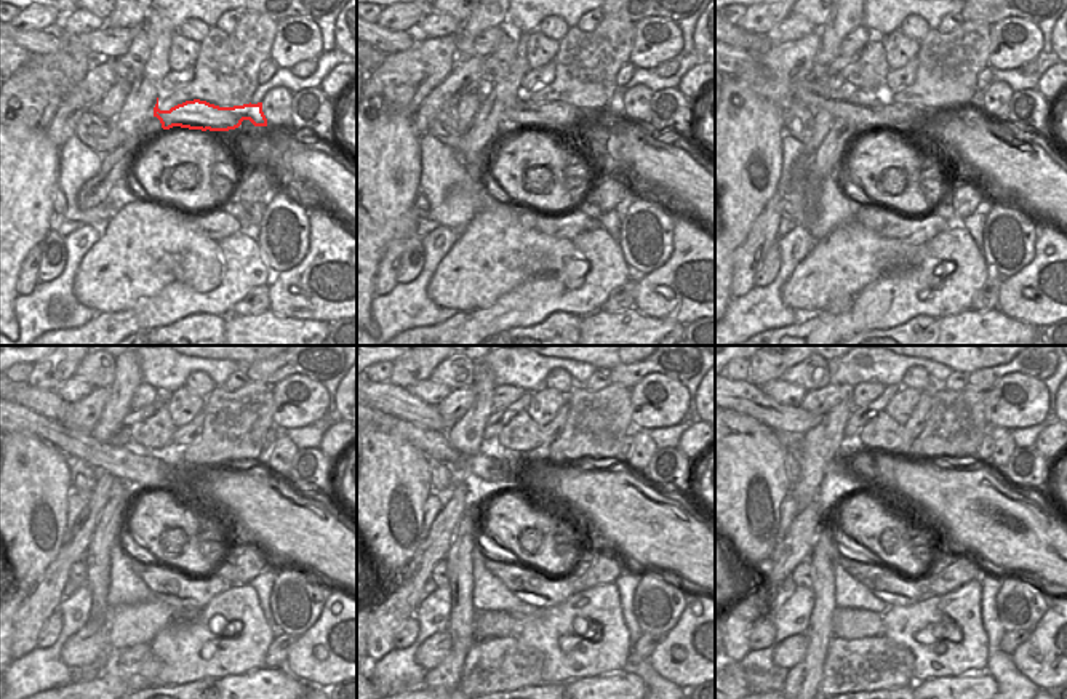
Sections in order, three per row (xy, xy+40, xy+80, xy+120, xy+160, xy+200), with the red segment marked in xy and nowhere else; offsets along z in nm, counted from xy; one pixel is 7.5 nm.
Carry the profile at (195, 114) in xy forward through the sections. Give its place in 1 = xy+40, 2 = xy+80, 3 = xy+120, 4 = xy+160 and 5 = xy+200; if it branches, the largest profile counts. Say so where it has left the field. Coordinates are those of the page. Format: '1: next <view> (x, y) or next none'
1: next xy+40 (555, 115)
2: next xy+80 (861, 109)
3: next xy+120 (122, 464)
4: next xy+160 (432, 443)
5: next xy+200 (791, 442)

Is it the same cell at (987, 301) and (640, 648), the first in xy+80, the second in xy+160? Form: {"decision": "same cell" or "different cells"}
{"decision": "same cell"}

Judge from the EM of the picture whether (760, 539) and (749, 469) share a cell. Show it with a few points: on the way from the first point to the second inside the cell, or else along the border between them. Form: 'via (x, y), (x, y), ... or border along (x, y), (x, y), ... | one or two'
via (749, 522), (749, 487) | one

